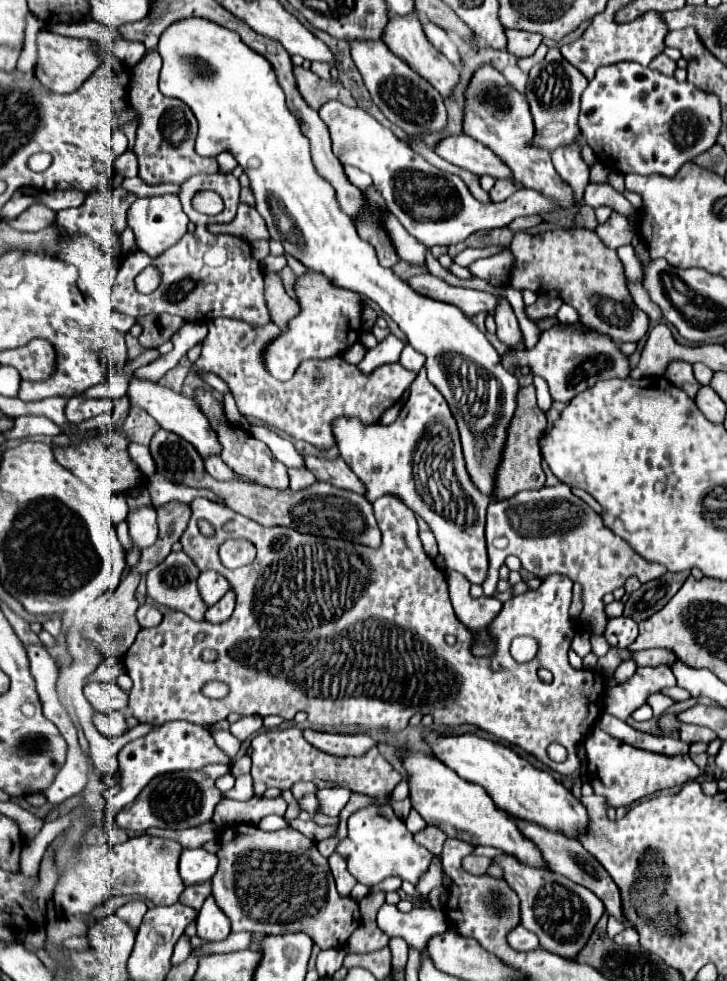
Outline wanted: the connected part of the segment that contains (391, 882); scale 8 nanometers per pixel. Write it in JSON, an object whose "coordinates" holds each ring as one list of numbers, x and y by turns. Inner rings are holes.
{"coordinates":[[394,877,394,879,386,879,384,883,378,883,378,885,370,887,370,893,376,893,376,891,384,891,384,893,388,893,388,891,398,891,400,883,402,883,402,881,400,881,398,877]]}

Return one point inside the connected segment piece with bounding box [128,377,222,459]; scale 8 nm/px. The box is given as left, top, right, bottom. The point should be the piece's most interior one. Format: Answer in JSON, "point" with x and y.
{"point":[174,412]}

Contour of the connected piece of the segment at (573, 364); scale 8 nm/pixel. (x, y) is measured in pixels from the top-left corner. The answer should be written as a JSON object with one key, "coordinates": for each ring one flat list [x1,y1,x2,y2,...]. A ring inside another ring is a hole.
{"coordinates":[[574,327,546,329,540,335,534,349,510,349,501,356,501,362,510,373,528,365,536,377,542,377,548,383,552,399,562,401,562,403,570,403,578,393,582,393,590,385,594,385,596,381,604,379,604,375,624,379,624,377,628,377,628,371,630,371,626,357,620,353,616,343,608,335,596,333,592,329,588,329,588,333,578,333,578,331,574,331]]}

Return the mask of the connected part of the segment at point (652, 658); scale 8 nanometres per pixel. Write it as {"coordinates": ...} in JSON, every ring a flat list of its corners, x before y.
{"coordinates":[[646,649,640,653,632,653,632,661,636,661,636,665,672,665,676,661,676,657,670,653,670,649]]}

